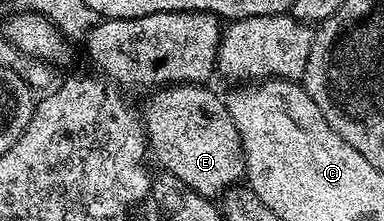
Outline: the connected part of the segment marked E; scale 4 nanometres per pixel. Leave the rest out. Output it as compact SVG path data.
M181 84L156 88L147 95L148 114L143 115L144 133L148 136L148 145L153 159L160 161L159 169L172 173L201 196L213 200L219 199L225 190L231 190L245 177L244 149L238 136L238 128L234 128L234 120L228 111L227 101L219 98L204 84Z

